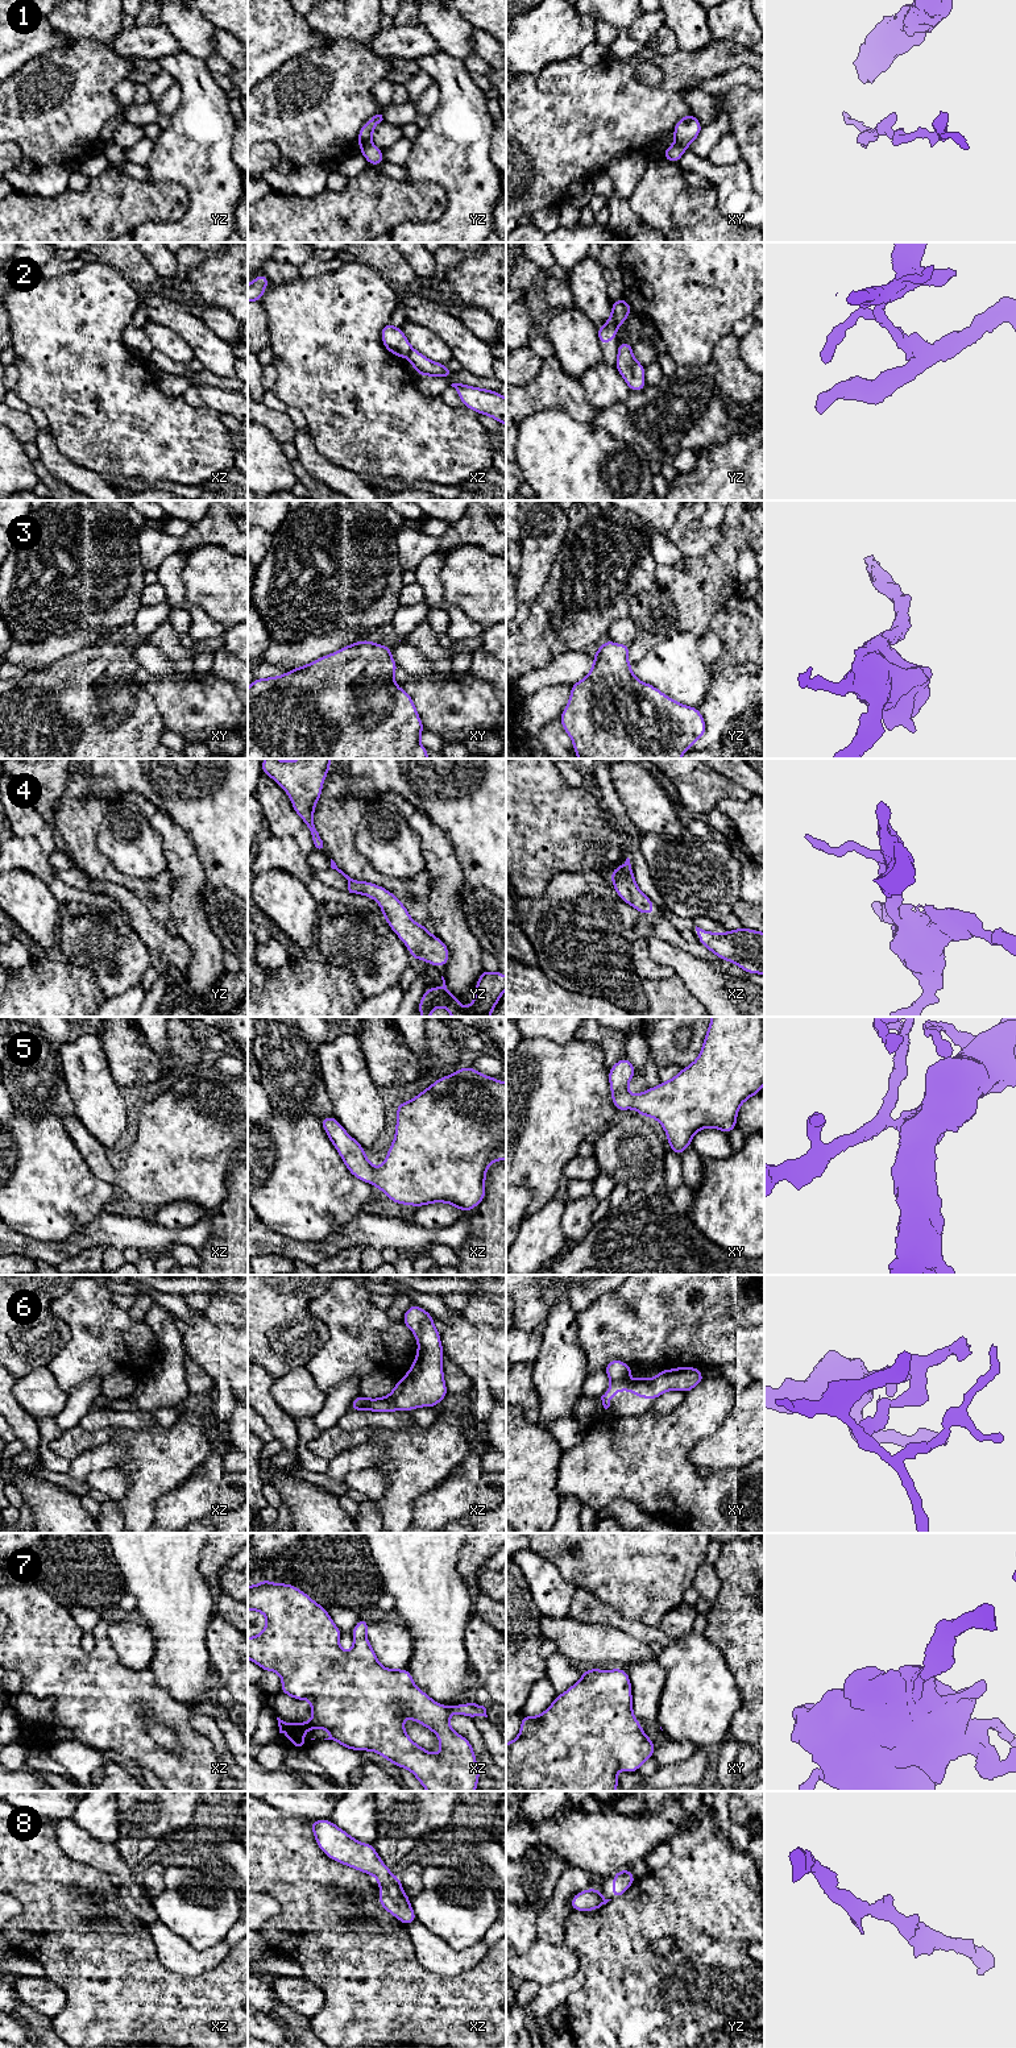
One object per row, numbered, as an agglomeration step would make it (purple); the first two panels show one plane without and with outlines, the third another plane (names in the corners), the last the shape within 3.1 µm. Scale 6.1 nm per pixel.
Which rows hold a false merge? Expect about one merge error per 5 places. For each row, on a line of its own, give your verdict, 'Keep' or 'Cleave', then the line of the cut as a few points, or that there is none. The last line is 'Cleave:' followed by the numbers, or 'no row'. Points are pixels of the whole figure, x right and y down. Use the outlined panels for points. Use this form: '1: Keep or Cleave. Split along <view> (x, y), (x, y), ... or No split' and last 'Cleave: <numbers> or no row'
1: Cleave. Split along yz (369, 142), (360, 148)
2: Cleave. Split along yz (612, 311), (617, 327)
3: Keep. No split
4: Keep. No split
5: Keep. No split
6: Cleave. Split along xy (625, 1378), (613, 1383)
7: Keep. No split
8: Keep. No split
Cleave: 1, 2, 6

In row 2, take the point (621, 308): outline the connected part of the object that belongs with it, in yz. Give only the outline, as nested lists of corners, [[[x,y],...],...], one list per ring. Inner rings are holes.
[[[622,296],[618,300],[613,302],[611,312],[615,320],[615,327],[619,328],[625,323],[626,317],[633,313],[633,310]]]

